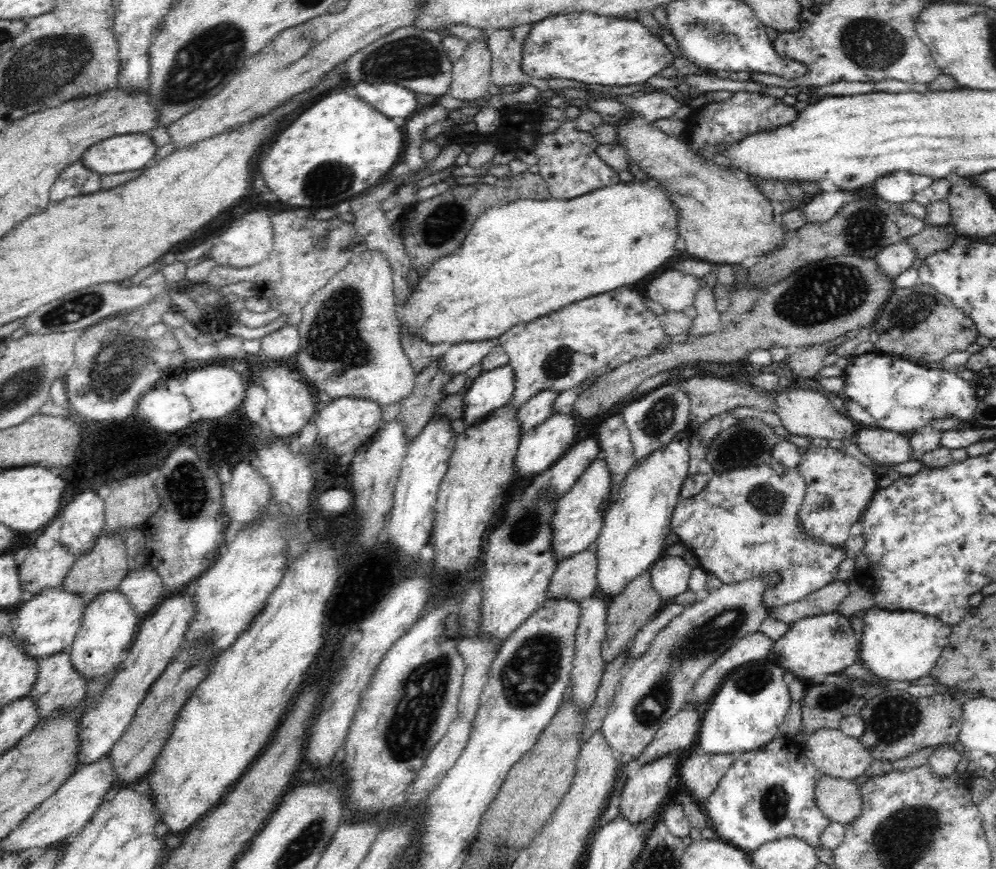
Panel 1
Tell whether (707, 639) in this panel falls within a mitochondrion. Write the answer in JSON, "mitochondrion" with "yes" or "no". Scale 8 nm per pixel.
{"mitochondrion":"yes"}

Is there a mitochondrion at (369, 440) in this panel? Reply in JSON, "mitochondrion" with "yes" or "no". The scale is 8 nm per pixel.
{"mitochondrion":"no"}

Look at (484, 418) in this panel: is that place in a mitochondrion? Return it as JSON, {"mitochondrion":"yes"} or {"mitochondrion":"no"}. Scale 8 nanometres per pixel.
{"mitochondrion":"no"}

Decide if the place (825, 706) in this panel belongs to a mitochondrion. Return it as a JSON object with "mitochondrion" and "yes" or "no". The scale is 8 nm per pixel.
{"mitochondrion":"yes"}

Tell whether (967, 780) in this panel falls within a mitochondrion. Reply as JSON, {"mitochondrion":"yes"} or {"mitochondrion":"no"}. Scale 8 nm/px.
{"mitochondrion":"no"}

